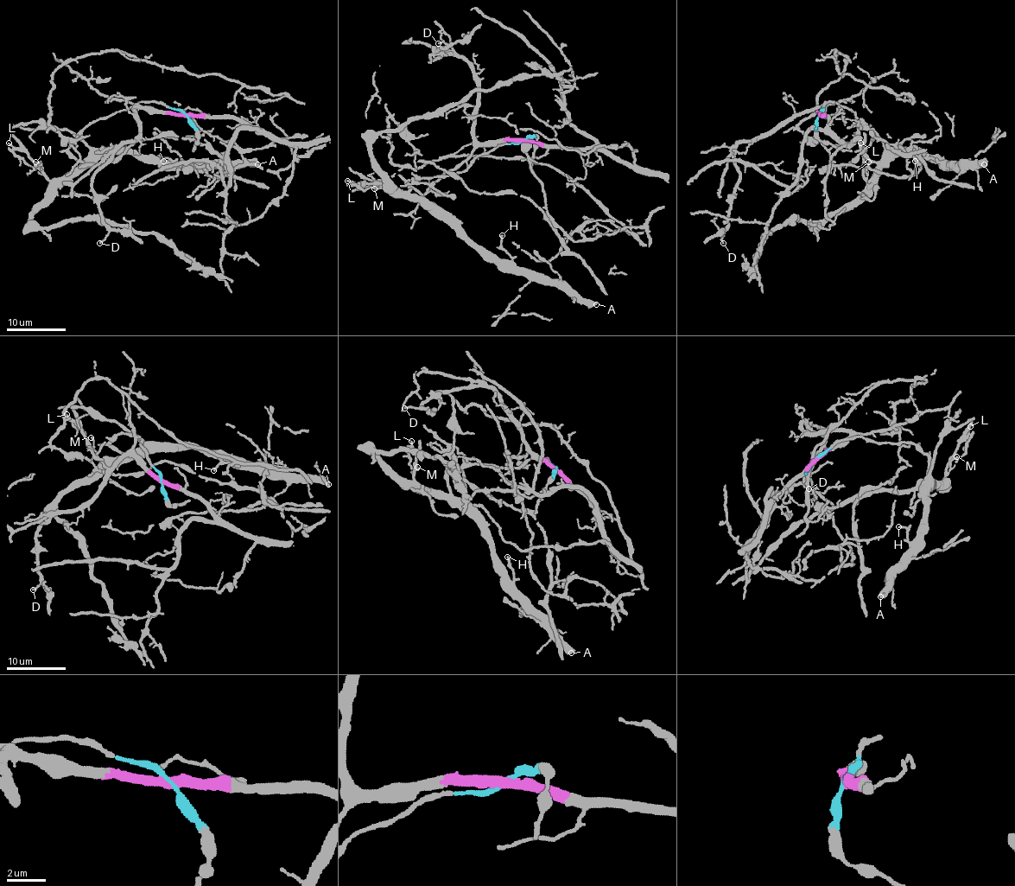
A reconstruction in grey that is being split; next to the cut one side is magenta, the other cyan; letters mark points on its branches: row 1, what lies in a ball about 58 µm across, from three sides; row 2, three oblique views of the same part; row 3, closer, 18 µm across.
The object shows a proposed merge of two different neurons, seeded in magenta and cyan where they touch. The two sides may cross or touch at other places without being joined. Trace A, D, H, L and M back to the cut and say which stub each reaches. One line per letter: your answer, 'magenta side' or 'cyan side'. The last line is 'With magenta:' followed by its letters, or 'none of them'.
A: cyan side
D: magenta side
H: cyan side
L: cyan side
M: cyan side
With magenta: D

